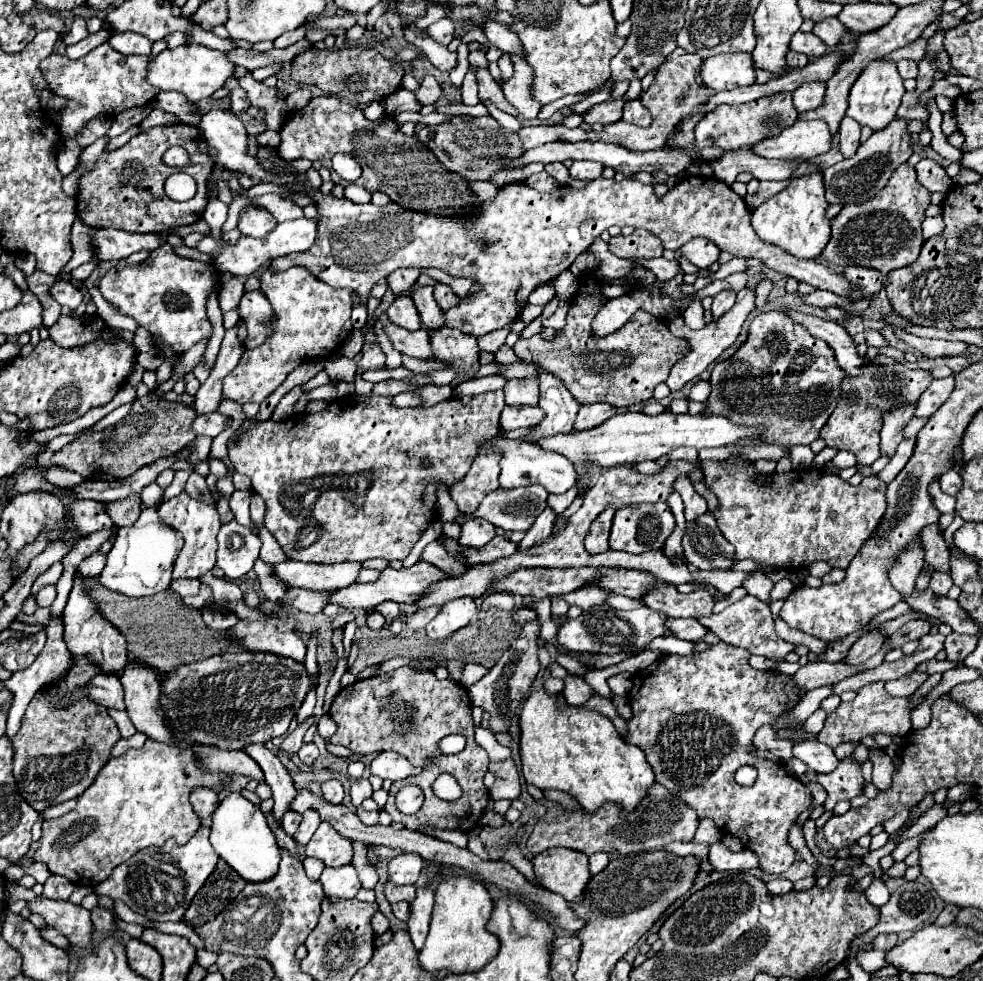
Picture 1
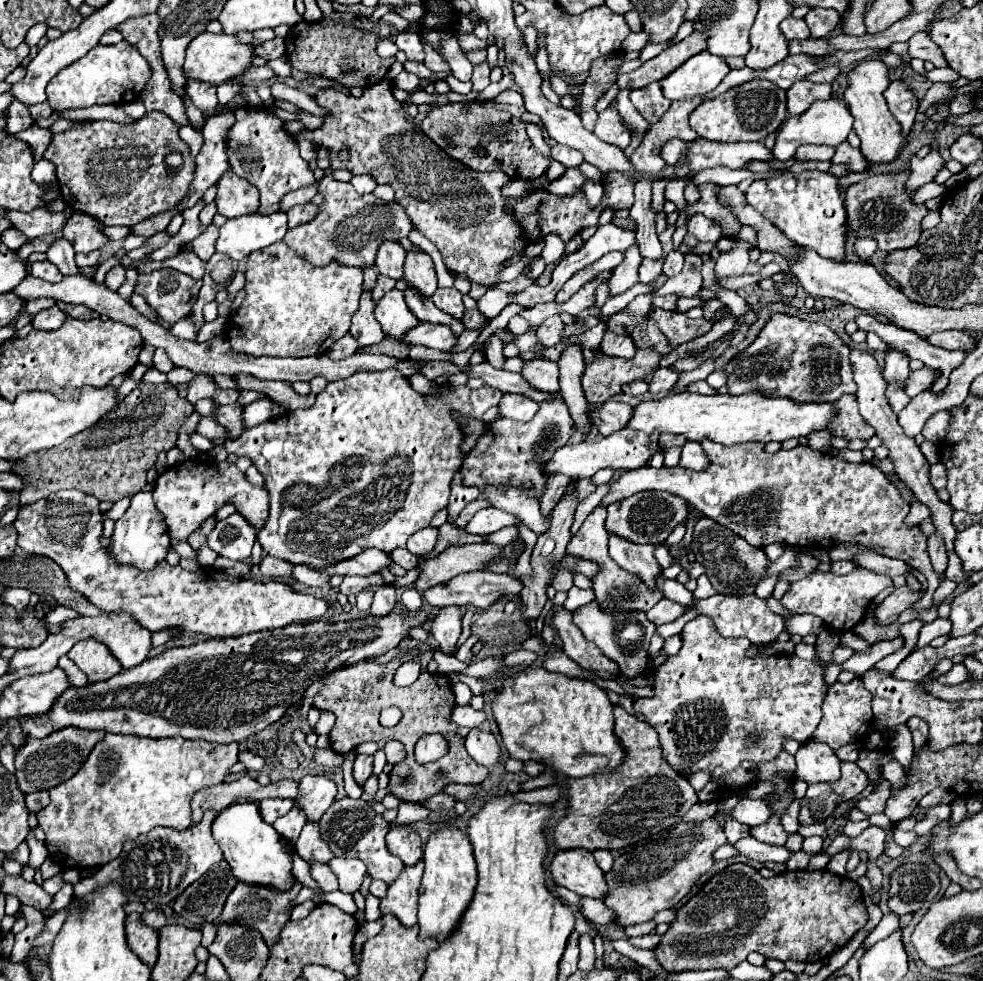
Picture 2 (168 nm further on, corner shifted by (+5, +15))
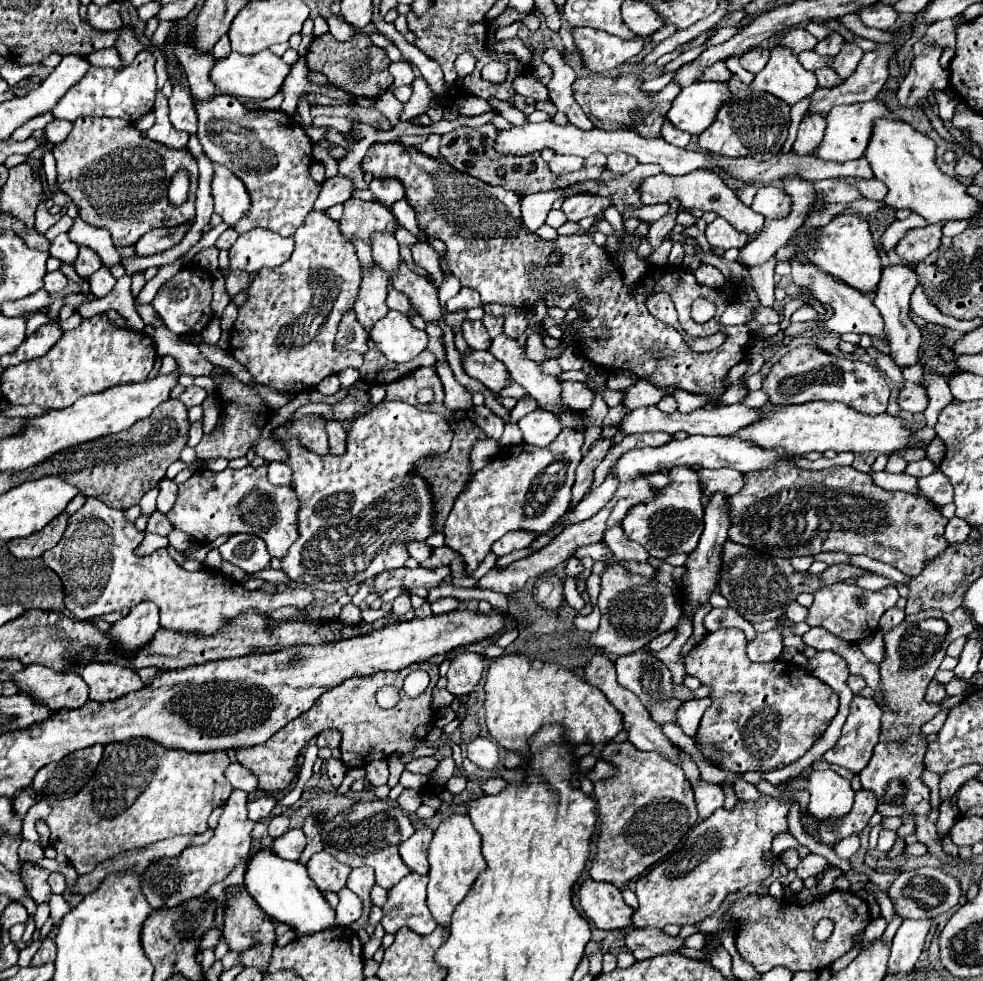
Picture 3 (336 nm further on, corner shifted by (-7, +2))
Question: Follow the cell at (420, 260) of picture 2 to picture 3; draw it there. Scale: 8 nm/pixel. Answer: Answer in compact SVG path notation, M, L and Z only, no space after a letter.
M417 241L411 253L413 253L413 261L429 273L429 281L439 289L443 283L443 271L439 267L439 255L435 253L435 249L429 243Z

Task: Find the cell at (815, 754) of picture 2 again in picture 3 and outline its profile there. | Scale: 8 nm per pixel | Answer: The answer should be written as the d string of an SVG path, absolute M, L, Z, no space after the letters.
M833 769L811 771L811 775L807 777L807 791L811 795L809 811L819 819L839 817L851 811L853 805L851 783Z

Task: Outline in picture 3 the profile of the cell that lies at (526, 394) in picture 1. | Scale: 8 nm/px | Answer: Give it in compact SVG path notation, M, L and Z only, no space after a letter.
M563 381L563 403L571 409L589 409L593 403L593 393L585 383Z

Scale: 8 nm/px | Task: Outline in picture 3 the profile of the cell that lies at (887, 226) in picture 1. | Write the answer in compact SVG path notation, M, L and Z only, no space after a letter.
M943 223L927 225L925 229L909 229L905 237L897 243L895 251L905 263L919 263L929 253L941 245L941 227Z

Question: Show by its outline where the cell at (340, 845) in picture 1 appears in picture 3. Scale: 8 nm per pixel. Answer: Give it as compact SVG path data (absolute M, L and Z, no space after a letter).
M319 851L307 863L307 871L309 871L309 877L315 881L315 885L321 891L335 891L337 893L345 885L347 877L351 873L351 867L341 865L335 857L327 855L325 851Z

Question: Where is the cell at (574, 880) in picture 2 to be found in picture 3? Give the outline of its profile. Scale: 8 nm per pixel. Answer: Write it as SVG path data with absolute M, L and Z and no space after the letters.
M585 879L577 891L585 915L605 931L625 929L631 925L633 909L623 901L621 891L611 883Z

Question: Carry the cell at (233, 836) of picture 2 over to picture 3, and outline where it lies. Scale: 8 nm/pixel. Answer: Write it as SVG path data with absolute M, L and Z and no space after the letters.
M261 847L247 859L245 889L257 901L257 905L273 917L273 921L287 923L297 929L297 935L309 935L323 929L335 927L335 911L329 907L325 897L315 883L309 879L305 865L299 861L287 861L271 853L269 847Z

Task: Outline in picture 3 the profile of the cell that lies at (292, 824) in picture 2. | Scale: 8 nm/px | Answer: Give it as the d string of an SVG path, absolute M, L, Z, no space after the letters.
M291 829L287 831L285 835L277 837L271 845L271 849L283 857L283 859L291 859L291 861L297 861L305 849L305 833L301 829Z

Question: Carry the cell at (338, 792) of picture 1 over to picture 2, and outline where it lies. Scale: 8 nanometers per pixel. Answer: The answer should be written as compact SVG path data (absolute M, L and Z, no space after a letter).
M305 776L299 782L299 794L295 806L305 812L307 822L319 822L323 812L333 804L337 786L327 776Z

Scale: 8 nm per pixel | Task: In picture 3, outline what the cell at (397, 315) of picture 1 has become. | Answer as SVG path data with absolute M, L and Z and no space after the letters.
M389 311L371 329L371 339L377 349L395 363L407 363L427 347L427 333L413 327L409 317L399 311Z

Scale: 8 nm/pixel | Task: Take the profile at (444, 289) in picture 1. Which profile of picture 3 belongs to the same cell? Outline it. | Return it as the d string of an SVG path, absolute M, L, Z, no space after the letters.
M465 321L463 323L463 337L469 347L473 349L489 349L491 341L481 321Z

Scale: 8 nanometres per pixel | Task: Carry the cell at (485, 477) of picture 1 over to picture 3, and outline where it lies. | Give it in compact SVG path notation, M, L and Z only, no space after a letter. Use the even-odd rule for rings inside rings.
M563 429L559 437L543 449L527 443L505 447L501 451L509 453L497 455L489 465L485 465L481 471L475 473L471 485L457 495L444 527L445 545L463 555L467 573L471 573L485 559L485 555L491 551L493 541L503 537L507 531L527 529L541 533L547 531L567 511L571 501L571 485L575 481L575 469L583 459L581 447L583 437L579 437L579 433L575 433L573 429ZM553 463L563 465L561 471L565 473L565 479L561 485L555 485L555 495L551 495L549 501L543 503L533 517L527 517L525 507L529 503L533 481L541 473L545 473L545 469Z

